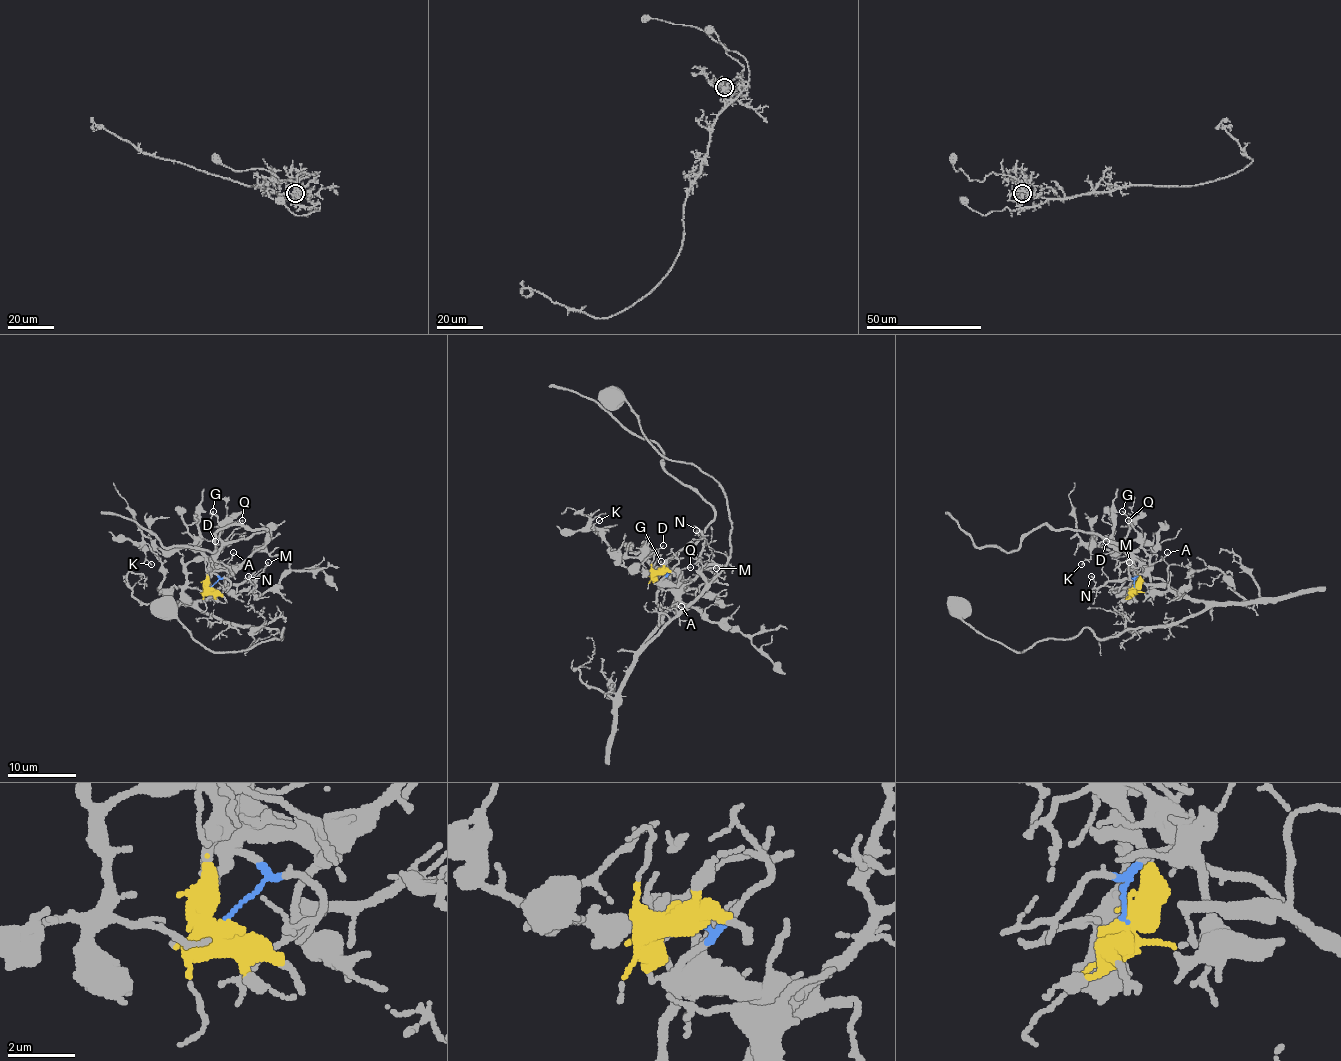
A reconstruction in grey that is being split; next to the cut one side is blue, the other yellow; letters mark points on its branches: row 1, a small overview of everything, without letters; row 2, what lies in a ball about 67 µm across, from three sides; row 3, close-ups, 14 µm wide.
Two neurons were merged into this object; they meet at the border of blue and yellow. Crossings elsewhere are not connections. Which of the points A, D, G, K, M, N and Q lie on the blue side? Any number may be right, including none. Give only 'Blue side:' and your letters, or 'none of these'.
Blue side: A, M, N

